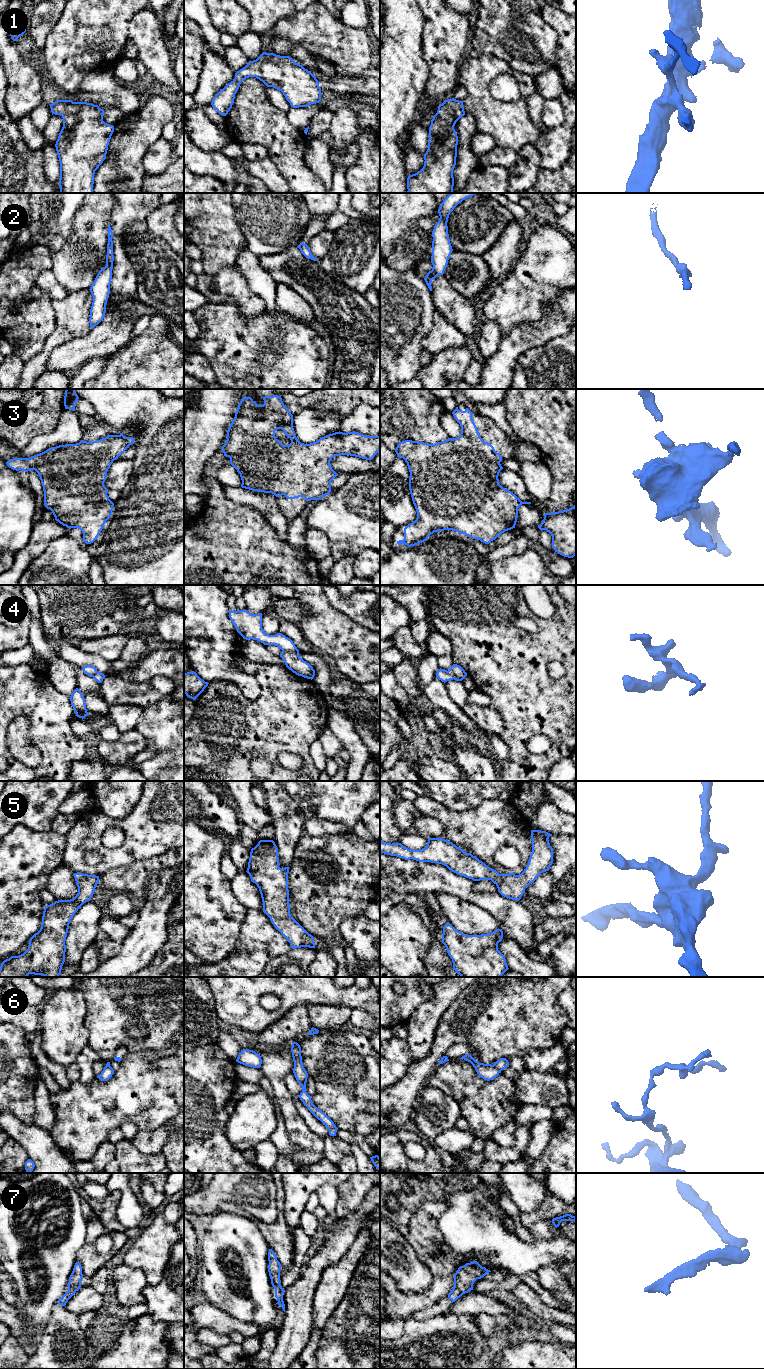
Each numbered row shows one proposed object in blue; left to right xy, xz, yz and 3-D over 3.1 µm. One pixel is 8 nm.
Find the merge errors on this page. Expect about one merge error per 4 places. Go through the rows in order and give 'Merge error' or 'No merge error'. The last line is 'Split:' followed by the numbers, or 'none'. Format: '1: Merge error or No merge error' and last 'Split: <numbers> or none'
1: No merge error
2: No merge error
3: No merge error
4: No merge error
5: No merge error
6: No merge error
7: No merge error
Split: none

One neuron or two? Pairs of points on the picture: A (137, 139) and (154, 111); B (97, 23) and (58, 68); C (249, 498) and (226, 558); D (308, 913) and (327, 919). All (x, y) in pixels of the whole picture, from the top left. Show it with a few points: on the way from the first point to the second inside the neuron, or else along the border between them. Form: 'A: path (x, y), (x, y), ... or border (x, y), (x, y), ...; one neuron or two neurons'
A: path (138, 132), (151, 118); one neuron
B: path (86, 34), (64, 57); one neuron
C: border (225, 495), (238, 504), (255, 507), (262, 514); two neurons
D: path (313, 913), (322, 914); one neuron

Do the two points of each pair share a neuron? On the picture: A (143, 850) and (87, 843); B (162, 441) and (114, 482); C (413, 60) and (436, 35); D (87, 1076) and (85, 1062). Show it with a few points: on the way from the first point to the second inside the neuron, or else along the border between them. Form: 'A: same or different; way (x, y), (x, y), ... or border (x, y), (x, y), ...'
A: same; way (129, 851), (125, 853), (105, 853), (101, 849)
B: different; border (132, 460), (131, 477), (123, 489)
C: different; border (423, 28), (422, 57), (428, 64), (430, 73)
D: same; way (86, 1073), (85, 1065)

